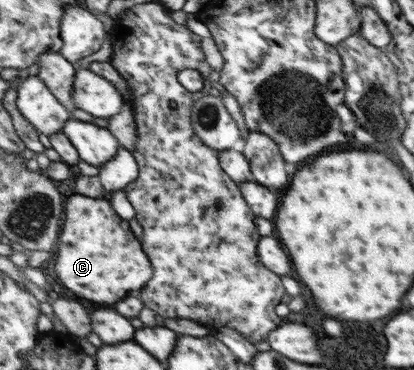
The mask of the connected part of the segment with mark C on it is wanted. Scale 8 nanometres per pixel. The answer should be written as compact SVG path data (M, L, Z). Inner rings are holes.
M77 192L68 200L67 222L61 232L59 258L55 264L57 276L61 272L61 282L81 298L107 304L115 304L131 292L147 286L153 278L151 260L129 222L113 210L112 202L87 198Z

